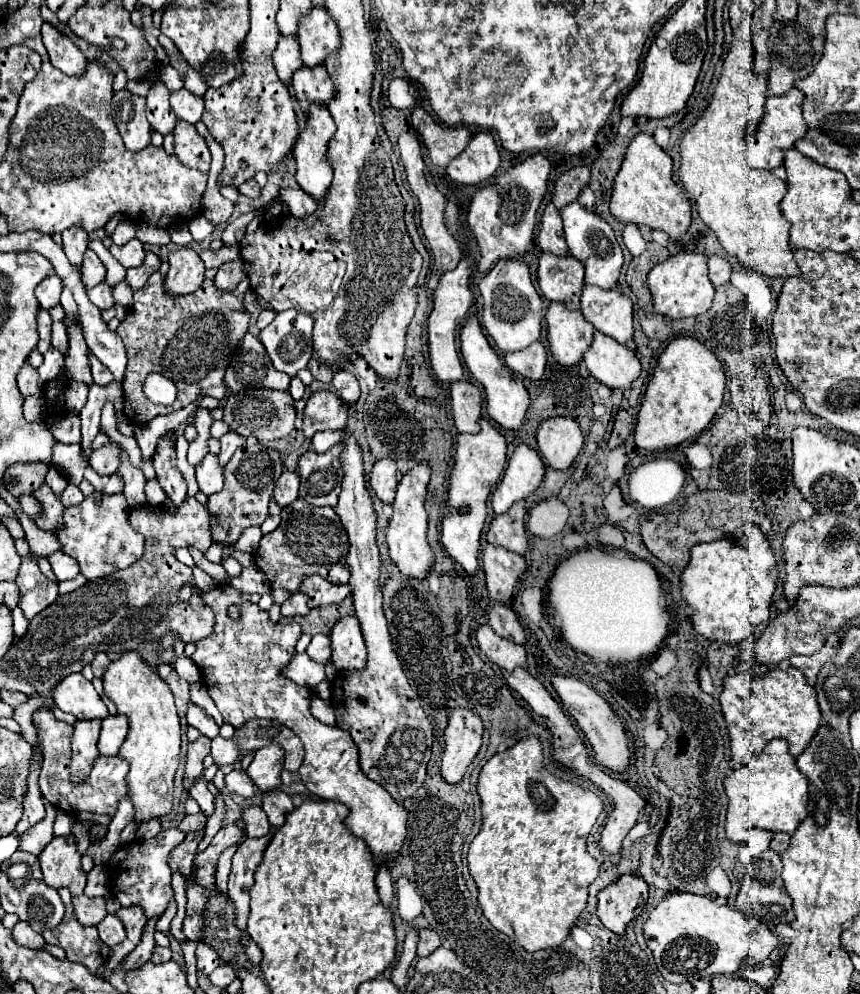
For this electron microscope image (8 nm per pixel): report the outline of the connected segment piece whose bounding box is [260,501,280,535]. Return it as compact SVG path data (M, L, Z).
M272 501L272 503L270 503L270 511L268 511L268 519L260 525L260 529L262 529L262 533L266 535L266 533L274 531L278 525L280 525L280 507L278 507L276 501Z

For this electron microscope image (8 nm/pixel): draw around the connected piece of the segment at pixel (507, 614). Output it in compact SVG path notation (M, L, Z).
M496 603L492 609L490 609L490 627L502 635L502 637L512 637L516 643L524 643L524 627L520 625L518 617L514 615L514 611L502 603Z

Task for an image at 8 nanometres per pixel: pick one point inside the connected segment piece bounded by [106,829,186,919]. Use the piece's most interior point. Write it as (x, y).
(140, 876)

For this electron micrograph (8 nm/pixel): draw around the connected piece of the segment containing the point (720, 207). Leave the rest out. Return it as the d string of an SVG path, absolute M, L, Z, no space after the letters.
M744 13L742 23L733 31L732 45L722 65L722 75L716 83L710 105L704 109L702 117L688 129L680 143L680 169L678 179L684 189L696 201L696 209L700 219L714 231L720 245L728 255L736 257L744 267L750 267L766 277L790 277L798 275L798 265L788 247L788 231L790 223L784 219L780 211L780 201L786 195L786 183L776 175L764 169L754 169L747 163L746 135L752 125L758 125L764 115L766 103L766 77L754 71L754 47L752 47L752 17Z

